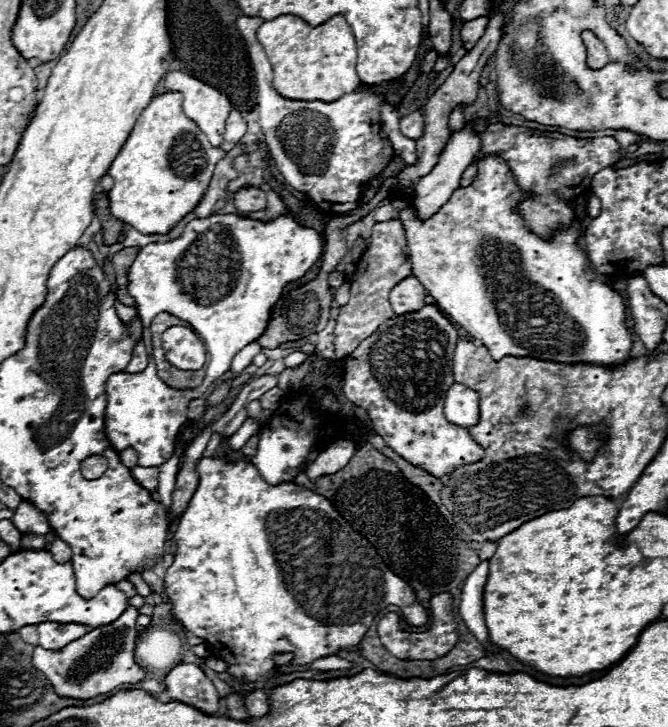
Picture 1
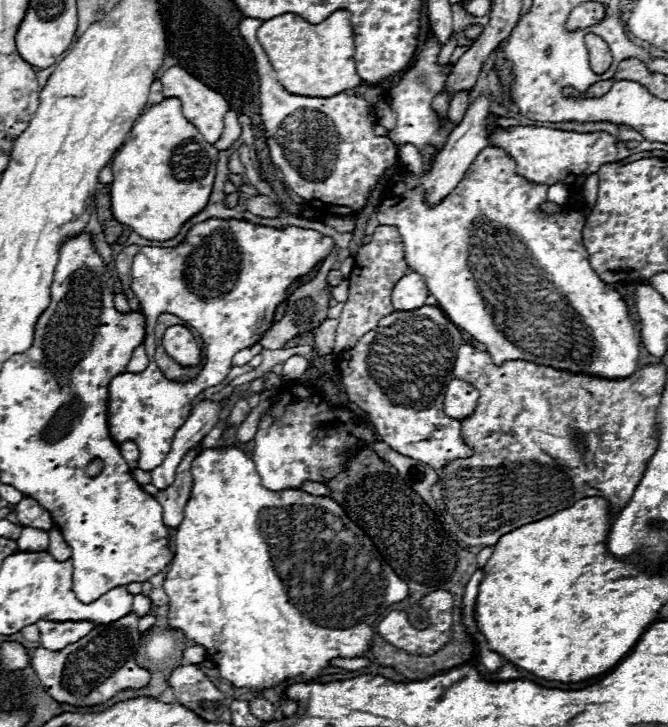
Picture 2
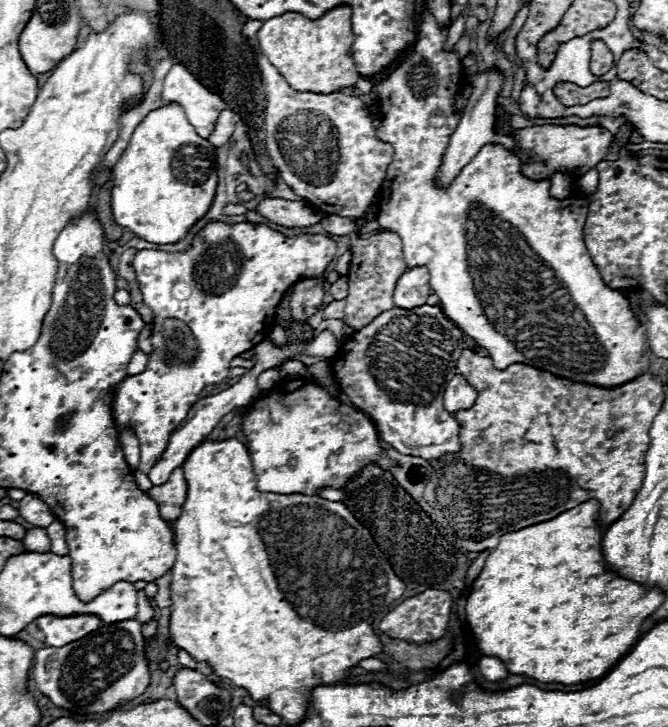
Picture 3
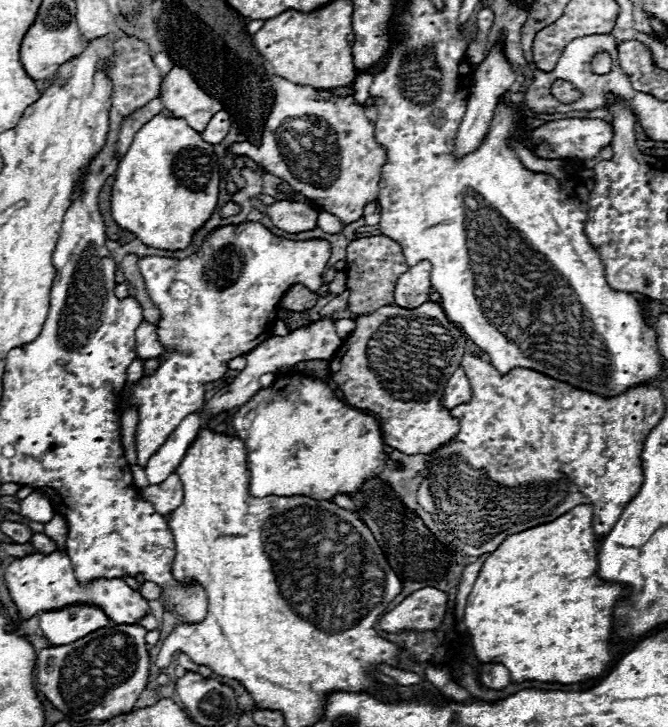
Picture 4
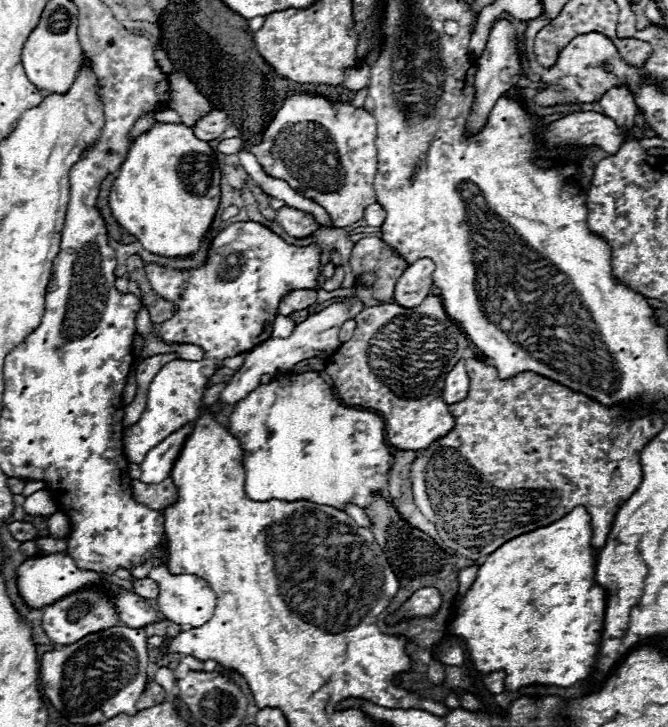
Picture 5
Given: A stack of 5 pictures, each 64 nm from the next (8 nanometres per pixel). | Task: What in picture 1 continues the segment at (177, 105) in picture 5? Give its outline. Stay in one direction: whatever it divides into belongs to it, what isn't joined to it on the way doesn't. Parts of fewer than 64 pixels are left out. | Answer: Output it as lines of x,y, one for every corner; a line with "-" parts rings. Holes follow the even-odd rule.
178,70
164,76
164,90
182,92
184,114
188,114
188,118
192,118
200,126
212,146
222,144
224,120
232,112
232,104
224,94

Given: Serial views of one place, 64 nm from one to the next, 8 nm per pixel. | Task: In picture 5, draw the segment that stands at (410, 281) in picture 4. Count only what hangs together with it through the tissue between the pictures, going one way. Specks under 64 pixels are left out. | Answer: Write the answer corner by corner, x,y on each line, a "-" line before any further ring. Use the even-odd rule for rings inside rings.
422,258
410,264
394,286
394,302
404,308
414,308
422,304
422,300
430,294
430,288
434,286
434,268
436,266
430,258

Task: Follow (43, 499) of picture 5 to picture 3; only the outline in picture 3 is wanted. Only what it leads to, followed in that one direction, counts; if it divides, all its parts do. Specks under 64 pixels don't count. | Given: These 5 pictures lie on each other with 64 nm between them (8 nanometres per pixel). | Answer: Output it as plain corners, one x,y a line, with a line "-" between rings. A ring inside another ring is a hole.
26,494
26,496
20,500
18,512
20,512
20,516
22,516
26,522
30,522
30,524
34,524
34,526
40,526
40,528
50,526
52,520
54,520
54,514
52,514
50,508
46,506
46,502
42,502
42,500
40,500
38,496
34,496
34,494

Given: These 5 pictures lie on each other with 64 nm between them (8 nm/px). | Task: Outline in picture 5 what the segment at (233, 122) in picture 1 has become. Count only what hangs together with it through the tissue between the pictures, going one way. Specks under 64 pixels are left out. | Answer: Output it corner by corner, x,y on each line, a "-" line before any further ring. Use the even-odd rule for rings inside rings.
212,110
192,126
192,132
196,134
196,138
210,142
210,140
220,138
220,134
226,130
226,126
228,126
226,114
222,110

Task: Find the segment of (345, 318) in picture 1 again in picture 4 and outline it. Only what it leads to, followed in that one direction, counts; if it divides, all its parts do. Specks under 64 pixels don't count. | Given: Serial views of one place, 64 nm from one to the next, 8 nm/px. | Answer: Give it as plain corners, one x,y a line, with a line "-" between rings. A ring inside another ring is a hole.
370,236
370,238
356,238
348,246
346,256
346,276
348,276
348,290
350,290
350,310
360,314
370,314
382,306
394,304
394,286
400,274
408,270
406,258
402,256
400,246
386,238
386,236

